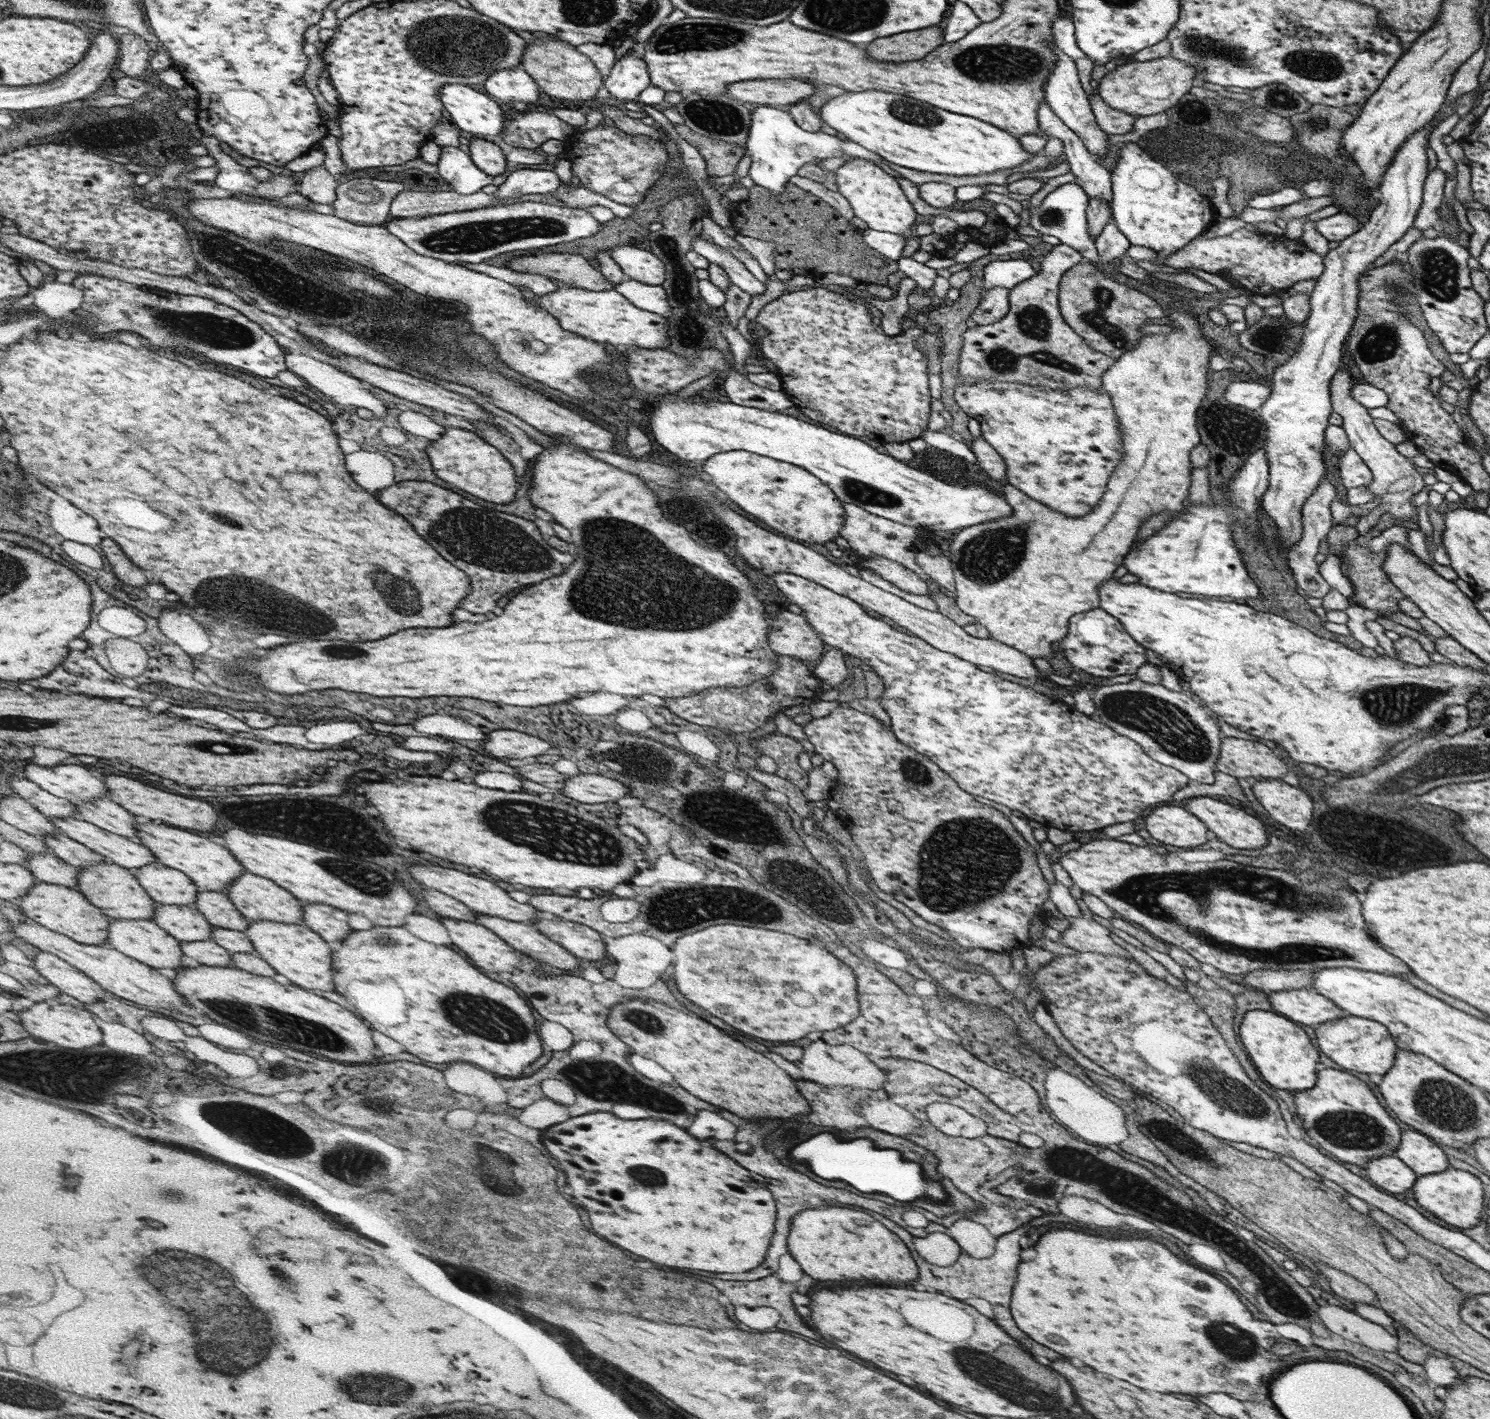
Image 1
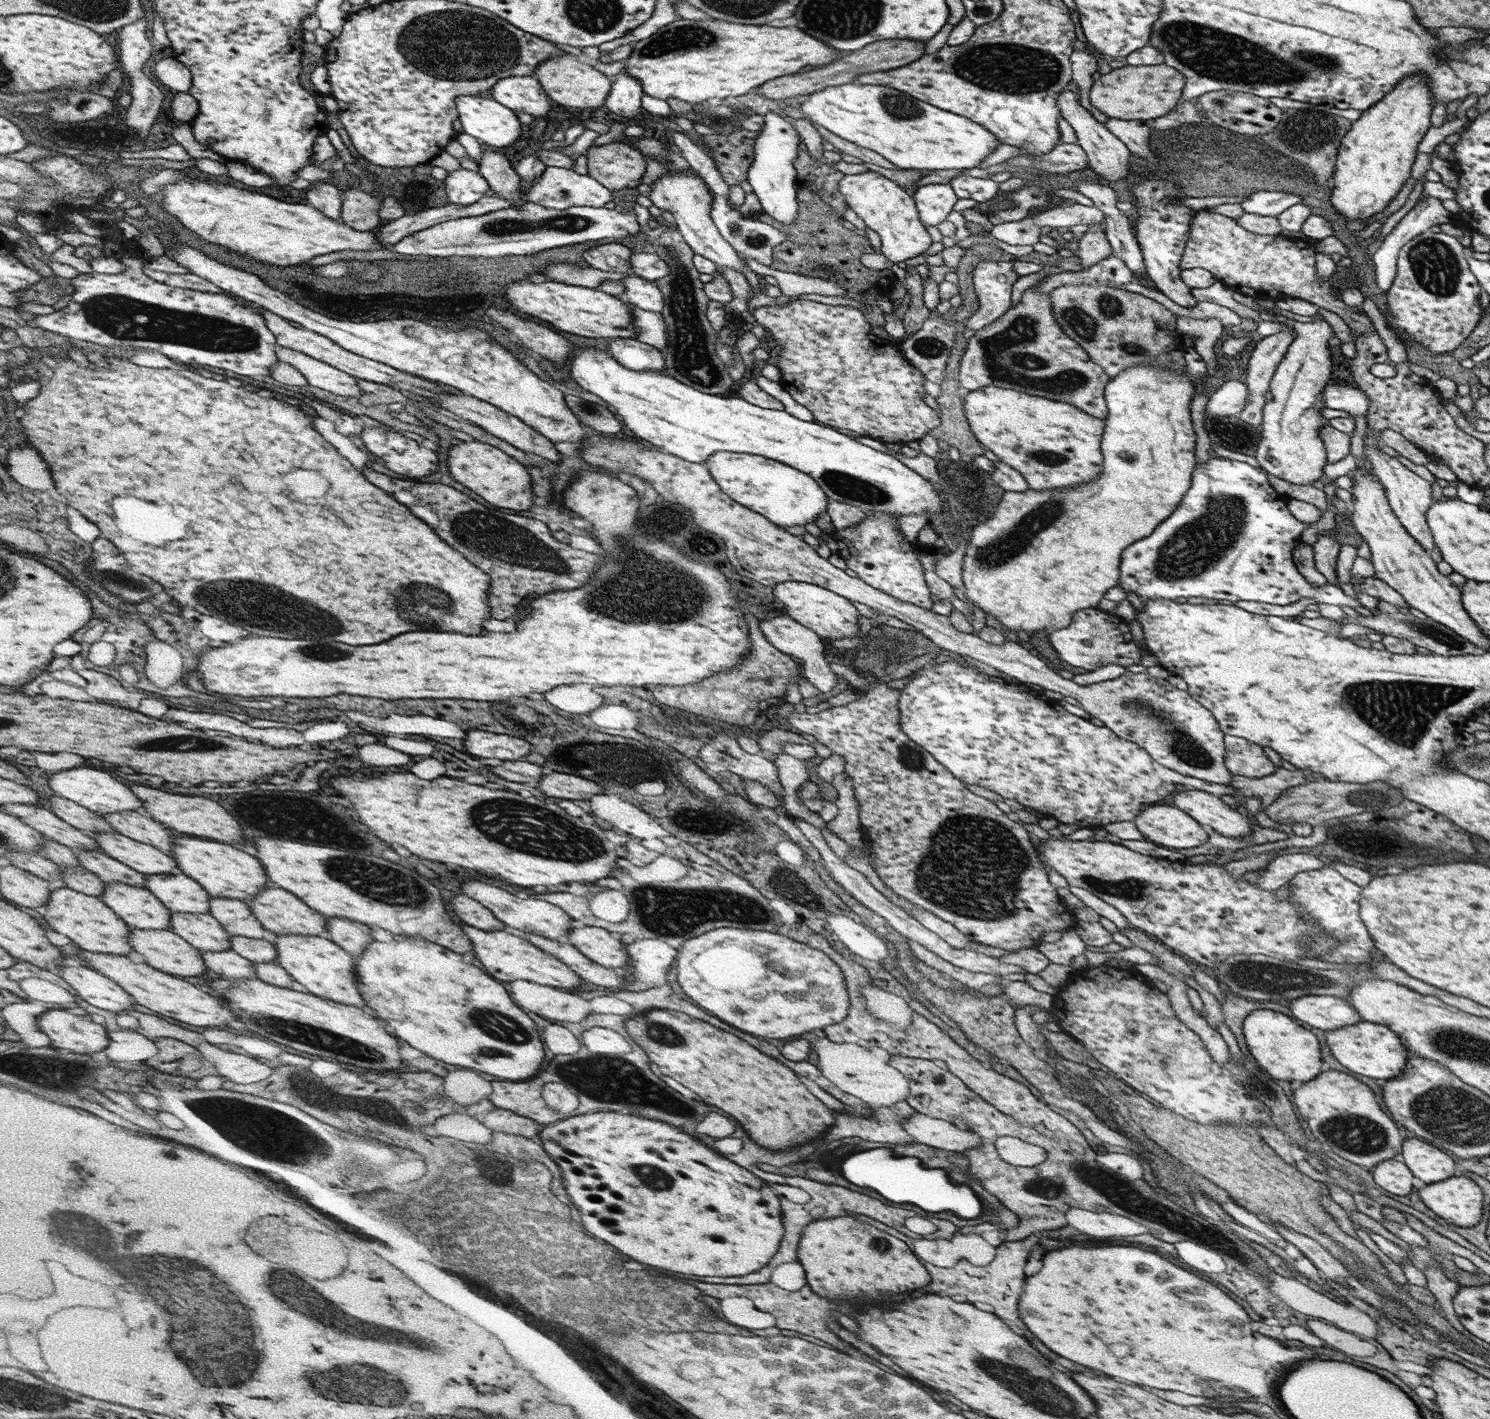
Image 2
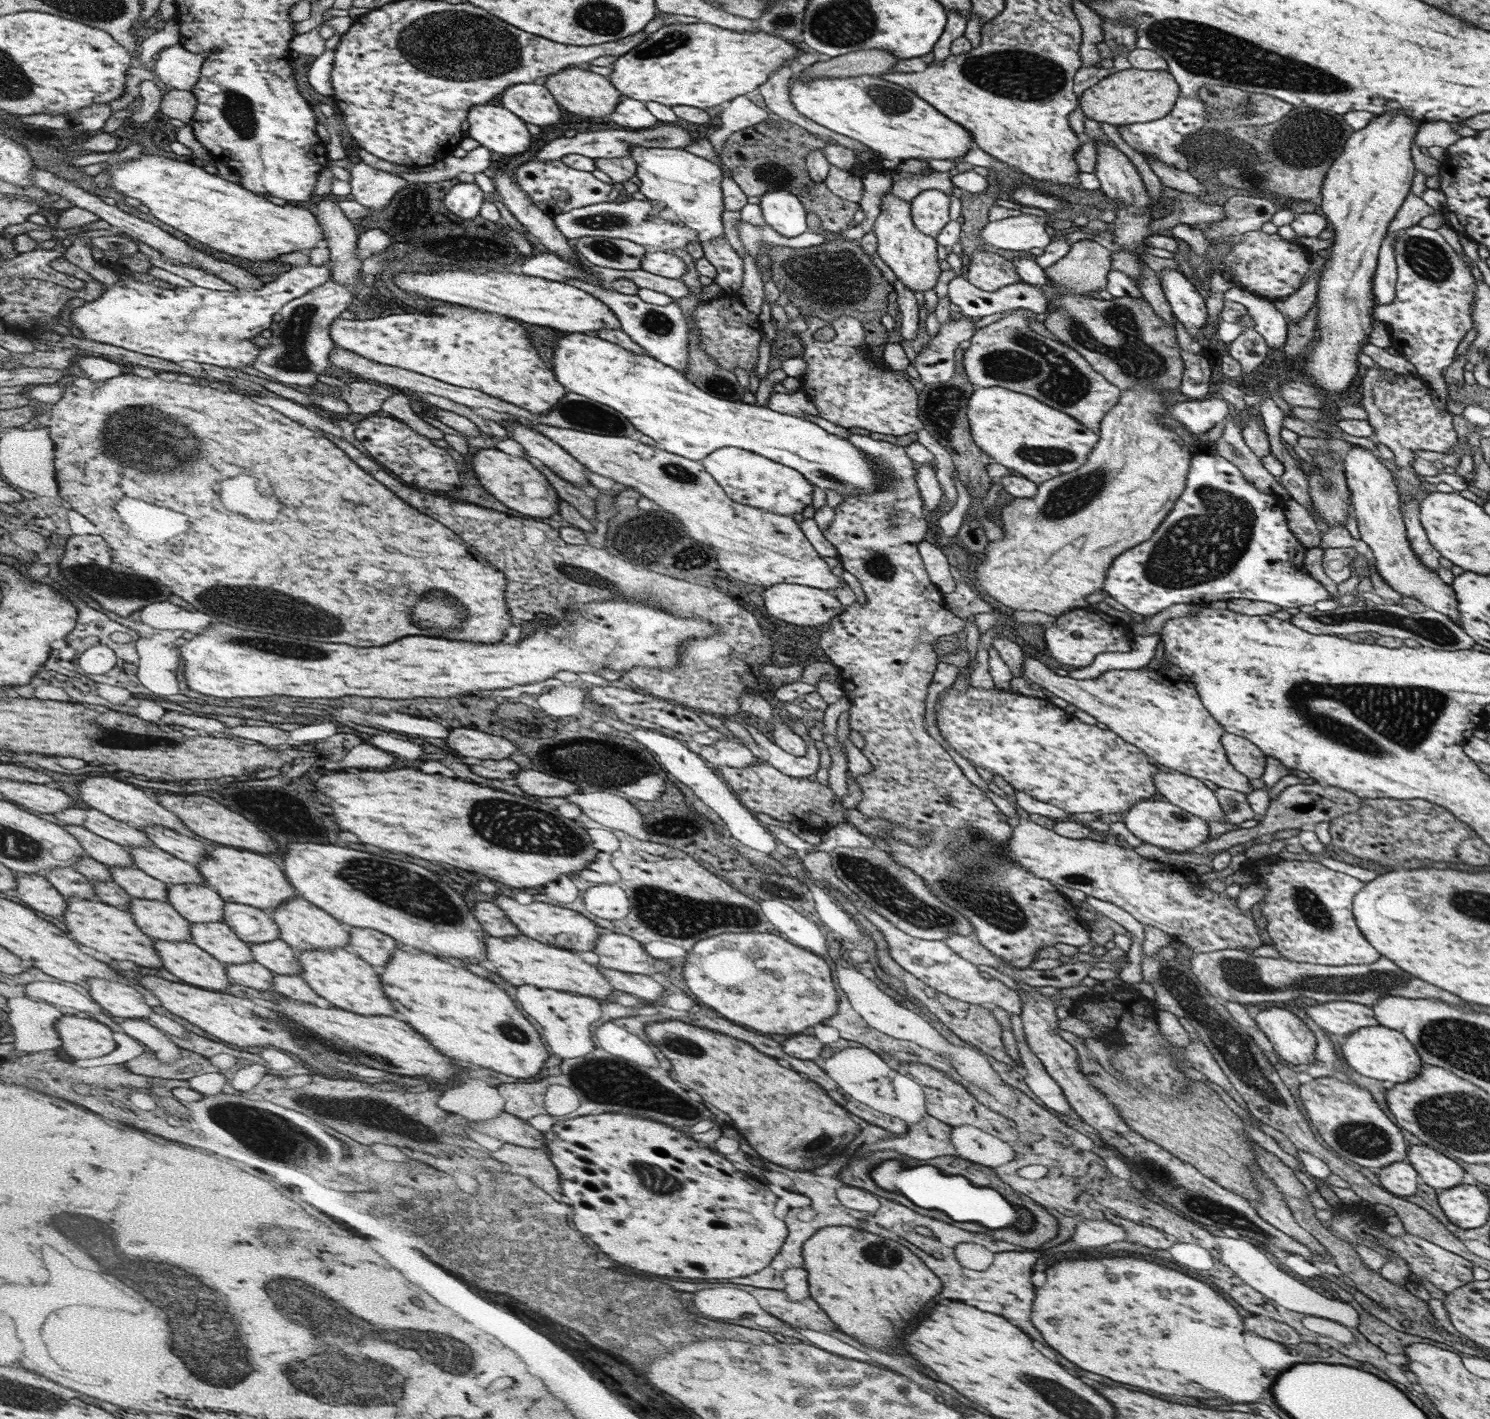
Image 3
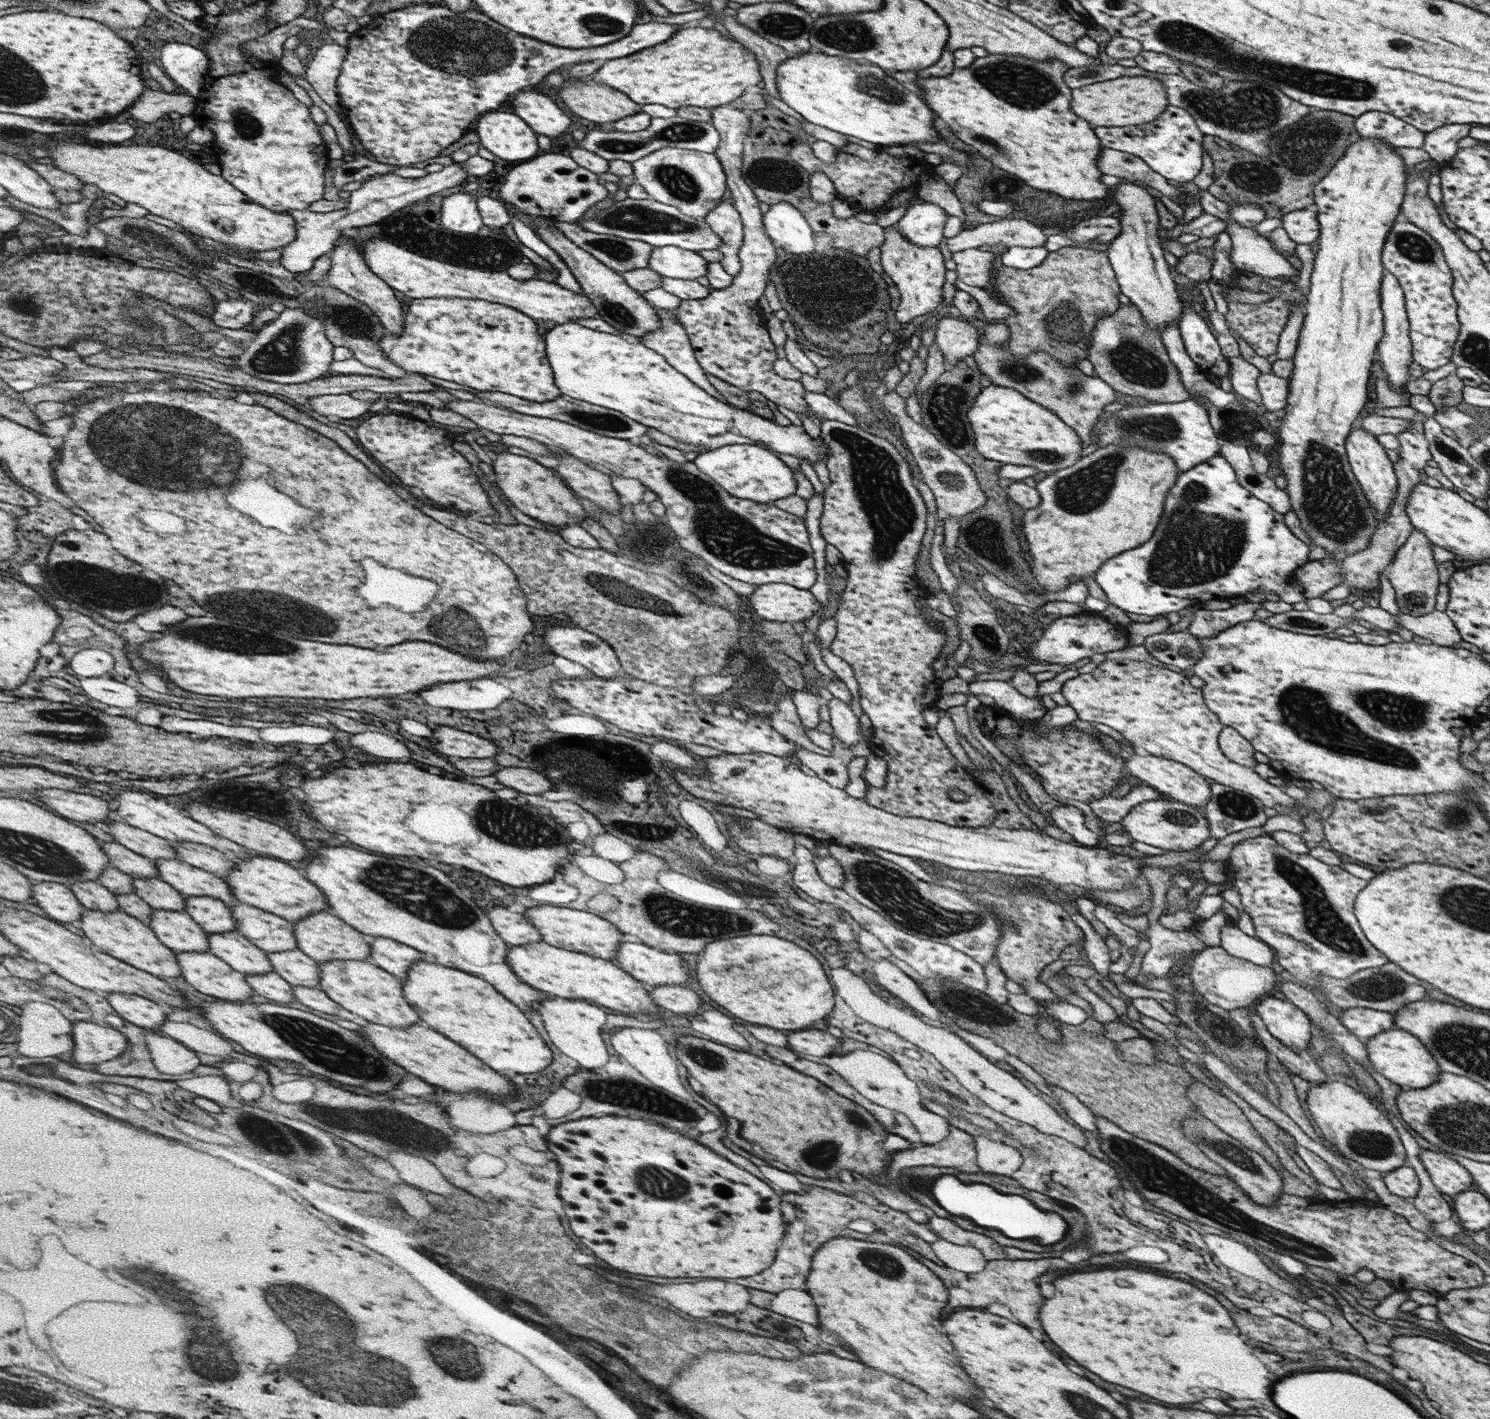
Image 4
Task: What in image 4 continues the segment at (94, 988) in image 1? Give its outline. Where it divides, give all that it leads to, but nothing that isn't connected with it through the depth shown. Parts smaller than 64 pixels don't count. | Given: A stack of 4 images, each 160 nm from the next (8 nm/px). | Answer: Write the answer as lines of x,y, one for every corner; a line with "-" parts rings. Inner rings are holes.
121,992
107,994
110,1004
124,1018
144,1029
158,1032
166,1021
166,1013
144,995
126,994

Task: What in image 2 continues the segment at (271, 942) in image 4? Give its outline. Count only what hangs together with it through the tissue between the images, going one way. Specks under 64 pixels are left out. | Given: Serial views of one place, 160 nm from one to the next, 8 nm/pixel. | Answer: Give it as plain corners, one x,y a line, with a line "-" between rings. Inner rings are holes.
210,897
209,913
215,916
230,936
268,939
274,936
253,915
248,902
233,898

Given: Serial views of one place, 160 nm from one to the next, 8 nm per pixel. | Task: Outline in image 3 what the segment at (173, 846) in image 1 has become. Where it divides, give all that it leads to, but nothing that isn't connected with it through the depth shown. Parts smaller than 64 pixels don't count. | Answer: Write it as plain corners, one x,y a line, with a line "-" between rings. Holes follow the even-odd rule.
208,844
207,855
199,862
198,869
205,884
218,891
225,902
247,904
266,911
274,910
279,904
298,897
295,887
288,882
286,874
278,864
244,849
228,848
218,844

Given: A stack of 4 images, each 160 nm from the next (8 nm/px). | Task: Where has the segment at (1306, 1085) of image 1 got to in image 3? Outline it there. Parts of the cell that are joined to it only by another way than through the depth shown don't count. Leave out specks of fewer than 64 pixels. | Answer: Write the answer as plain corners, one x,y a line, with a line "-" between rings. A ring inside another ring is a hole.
1270,1007
1262,1010
1255,1018
1258,1028
1264,1032
1272,1043
1272,1050
1284,1064
1312,1064
1316,1060
1315,1048
1317,1038
1312,1030
1304,1024
1291,1010
1280,1007

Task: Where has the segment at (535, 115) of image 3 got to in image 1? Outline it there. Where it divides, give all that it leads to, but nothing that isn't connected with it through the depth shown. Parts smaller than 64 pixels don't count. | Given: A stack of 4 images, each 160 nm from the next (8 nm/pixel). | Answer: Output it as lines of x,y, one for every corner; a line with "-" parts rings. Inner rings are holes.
522,66
497,70
483,84
488,94
509,105
518,101
532,105
540,92
538,83

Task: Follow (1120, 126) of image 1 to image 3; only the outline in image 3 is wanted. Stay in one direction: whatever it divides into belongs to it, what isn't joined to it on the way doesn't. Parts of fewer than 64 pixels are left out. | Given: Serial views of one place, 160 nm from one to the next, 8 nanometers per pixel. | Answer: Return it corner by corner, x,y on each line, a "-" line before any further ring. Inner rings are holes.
1154,157
1148,161
1154,174
1160,178
1162,185
1183,193
1205,195
1205,187
1188,171
1172,167

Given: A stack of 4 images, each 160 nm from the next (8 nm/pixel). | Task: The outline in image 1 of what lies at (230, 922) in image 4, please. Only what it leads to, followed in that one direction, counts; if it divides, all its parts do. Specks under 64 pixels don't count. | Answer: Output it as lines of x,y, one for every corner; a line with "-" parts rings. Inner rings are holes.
151,862
135,871
146,891
157,903
193,906
199,886
184,871

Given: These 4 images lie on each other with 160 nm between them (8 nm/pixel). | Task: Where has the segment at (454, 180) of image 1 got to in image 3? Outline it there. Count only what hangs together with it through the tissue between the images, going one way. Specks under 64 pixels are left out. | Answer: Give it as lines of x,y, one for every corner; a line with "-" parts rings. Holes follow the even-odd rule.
463,182
453,185
443,201
452,214
469,224
479,215
485,195
475,182

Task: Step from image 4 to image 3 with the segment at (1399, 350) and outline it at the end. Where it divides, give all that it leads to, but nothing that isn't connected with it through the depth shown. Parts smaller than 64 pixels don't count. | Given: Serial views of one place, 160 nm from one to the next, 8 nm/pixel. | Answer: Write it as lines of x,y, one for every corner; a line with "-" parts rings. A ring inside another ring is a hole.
1399,231
1389,232
1382,241
1378,254
1378,266
1373,274
1373,294
1378,305
1391,303
1395,299
1397,265
1394,262
1394,245

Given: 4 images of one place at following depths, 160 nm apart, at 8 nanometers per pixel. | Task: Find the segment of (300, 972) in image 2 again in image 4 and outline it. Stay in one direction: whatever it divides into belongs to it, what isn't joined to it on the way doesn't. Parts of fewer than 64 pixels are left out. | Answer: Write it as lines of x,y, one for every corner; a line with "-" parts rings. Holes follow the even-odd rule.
360,959
329,960
319,963
322,985
320,988
336,1004
361,1016
366,1021
382,1023
384,1026
404,1028
418,1022
416,1012
403,994
403,979
384,971
378,965

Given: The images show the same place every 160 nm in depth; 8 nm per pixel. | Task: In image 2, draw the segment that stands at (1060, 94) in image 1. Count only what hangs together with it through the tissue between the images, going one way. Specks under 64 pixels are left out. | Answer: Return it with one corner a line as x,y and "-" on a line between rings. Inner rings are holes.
1073,80
1065,86
1058,100
1059,109
1063,112
1062,118
1072,126
1077,136
1077,143
1085,150
1089,165
1100,175
1100,178
1110,181
1124,178
1130,172
1129,148
1117,136
1110,133
1105,124
1100,124
1093,118
1091,112
1080,103
1079,94
1078,84

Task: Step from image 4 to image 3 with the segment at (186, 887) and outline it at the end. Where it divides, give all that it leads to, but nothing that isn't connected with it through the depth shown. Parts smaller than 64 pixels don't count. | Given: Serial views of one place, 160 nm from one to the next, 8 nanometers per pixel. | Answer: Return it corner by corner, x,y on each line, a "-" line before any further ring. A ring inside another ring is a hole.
156,846
130,847
130,849
138,868
168,886
186,883
208,886
198,867
184,862
184,859
176,858
168,851

